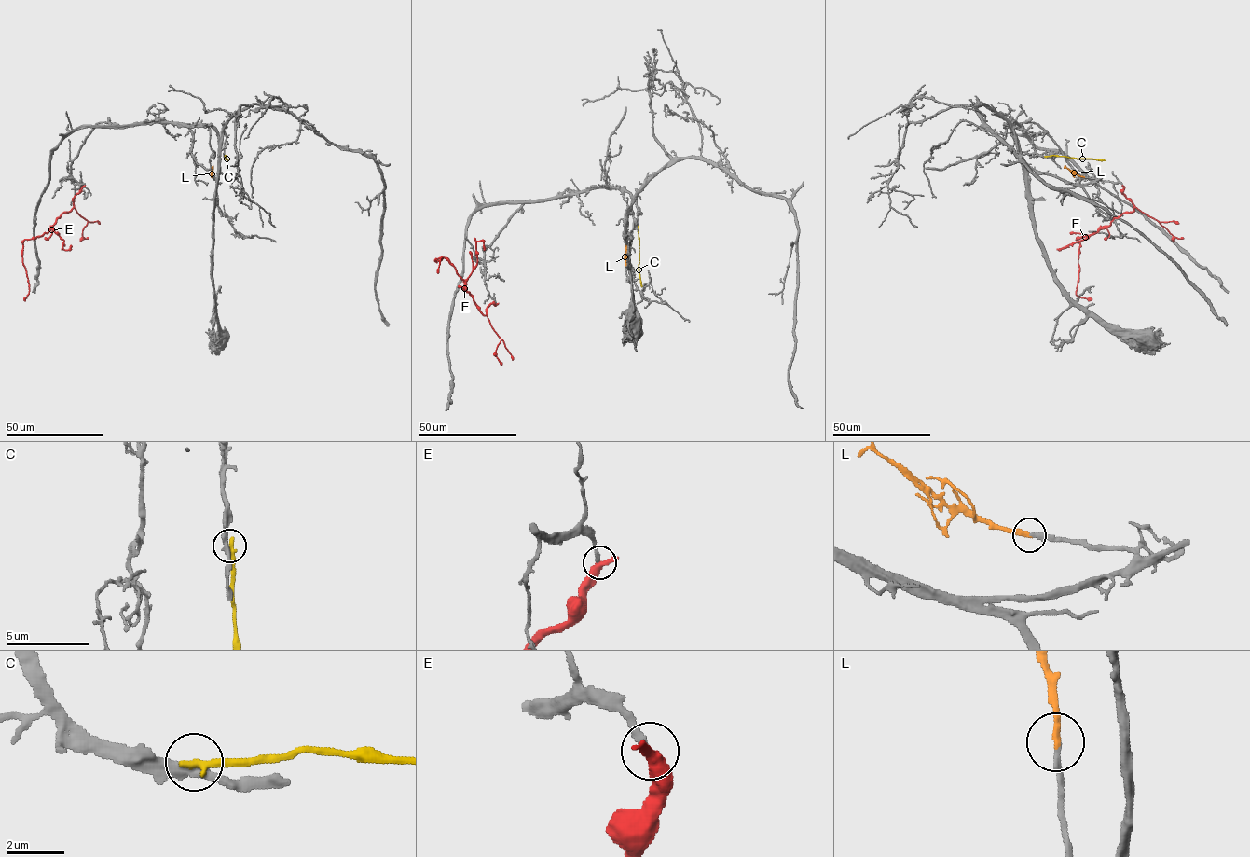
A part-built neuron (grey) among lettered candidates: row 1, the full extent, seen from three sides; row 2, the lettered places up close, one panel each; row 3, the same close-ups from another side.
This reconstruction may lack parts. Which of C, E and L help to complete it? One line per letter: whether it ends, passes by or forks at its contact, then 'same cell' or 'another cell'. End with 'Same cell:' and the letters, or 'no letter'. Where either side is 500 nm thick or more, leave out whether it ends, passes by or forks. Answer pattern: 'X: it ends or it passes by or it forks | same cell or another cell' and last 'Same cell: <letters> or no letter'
C: it ends | another cell
E: another cell
L: it ends | same cell
Same cell: L

